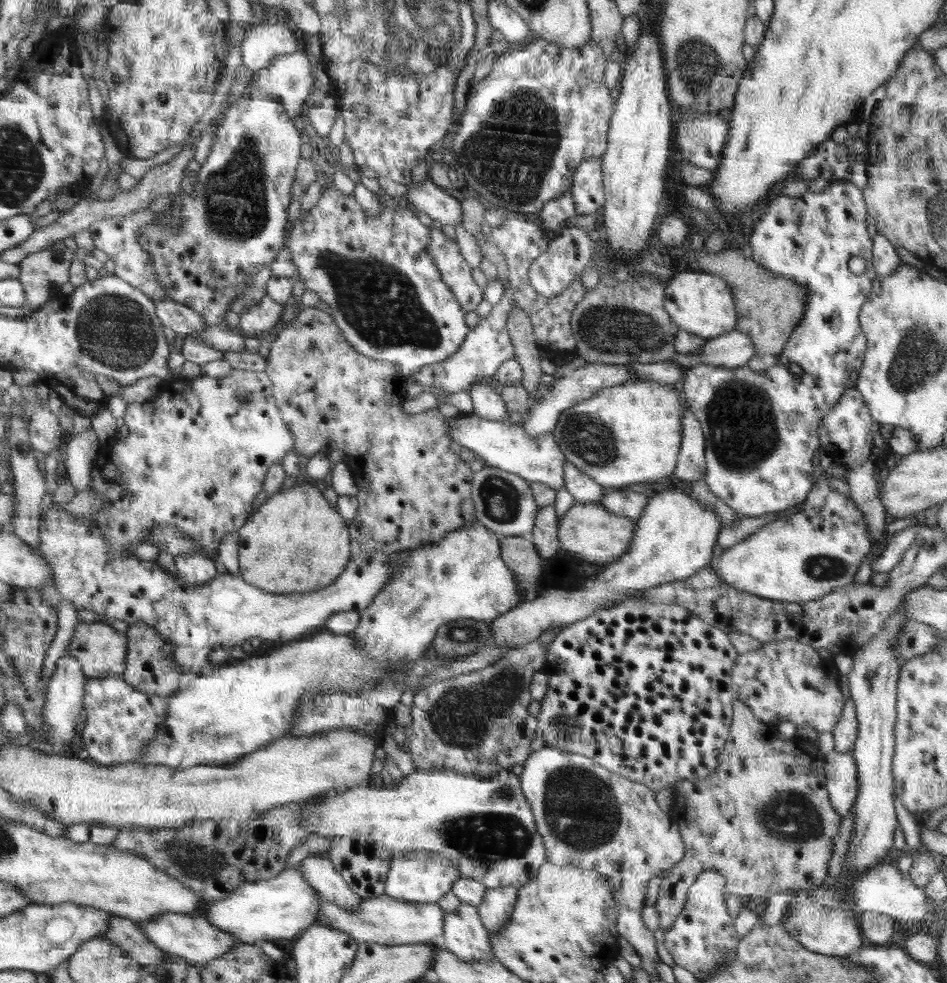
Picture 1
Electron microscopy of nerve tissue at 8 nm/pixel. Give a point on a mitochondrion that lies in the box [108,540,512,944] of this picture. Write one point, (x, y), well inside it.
(197, 861)

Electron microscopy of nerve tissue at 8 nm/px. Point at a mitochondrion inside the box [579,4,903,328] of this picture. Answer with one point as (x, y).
(697, 62)

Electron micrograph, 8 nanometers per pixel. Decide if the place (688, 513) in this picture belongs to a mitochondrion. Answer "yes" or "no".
no

